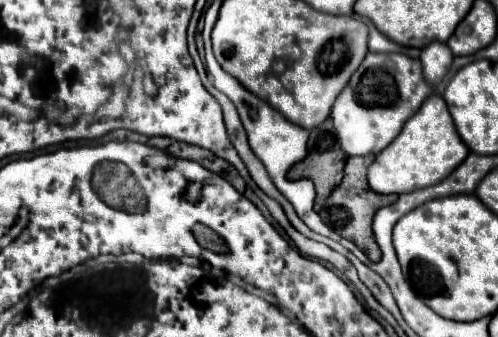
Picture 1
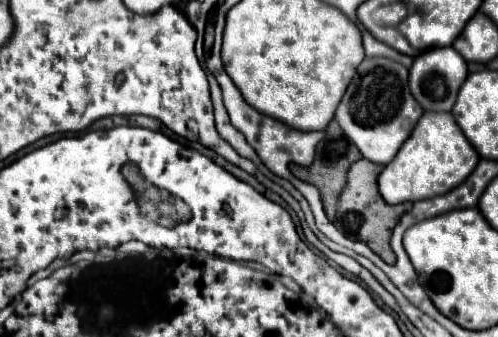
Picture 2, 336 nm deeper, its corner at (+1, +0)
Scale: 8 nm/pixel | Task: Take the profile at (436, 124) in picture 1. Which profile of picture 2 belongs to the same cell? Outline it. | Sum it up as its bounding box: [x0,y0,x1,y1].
[379,112,479,204]

